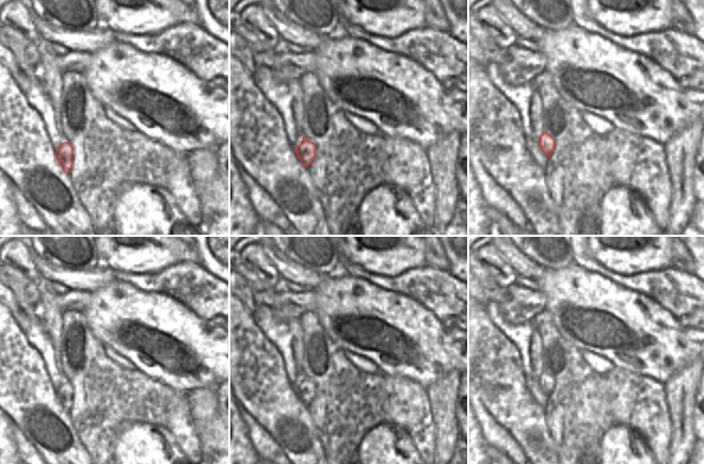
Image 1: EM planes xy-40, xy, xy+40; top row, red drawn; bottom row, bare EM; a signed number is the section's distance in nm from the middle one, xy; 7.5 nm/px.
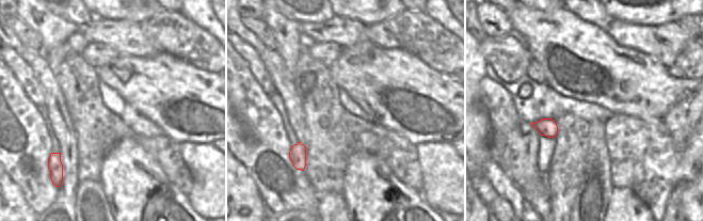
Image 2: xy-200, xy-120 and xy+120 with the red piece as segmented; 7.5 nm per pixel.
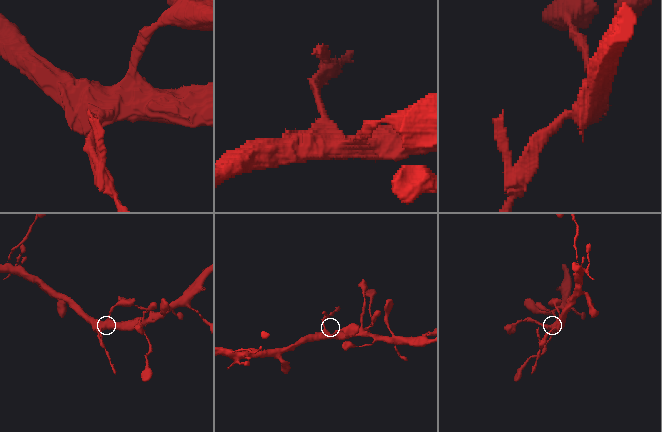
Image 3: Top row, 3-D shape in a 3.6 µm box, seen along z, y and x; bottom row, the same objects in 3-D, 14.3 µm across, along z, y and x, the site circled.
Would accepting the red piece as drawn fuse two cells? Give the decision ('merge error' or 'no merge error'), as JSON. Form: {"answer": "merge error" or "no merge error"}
{"answer": "merge error"}

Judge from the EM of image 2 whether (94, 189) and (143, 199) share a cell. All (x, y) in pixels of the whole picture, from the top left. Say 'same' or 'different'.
different

